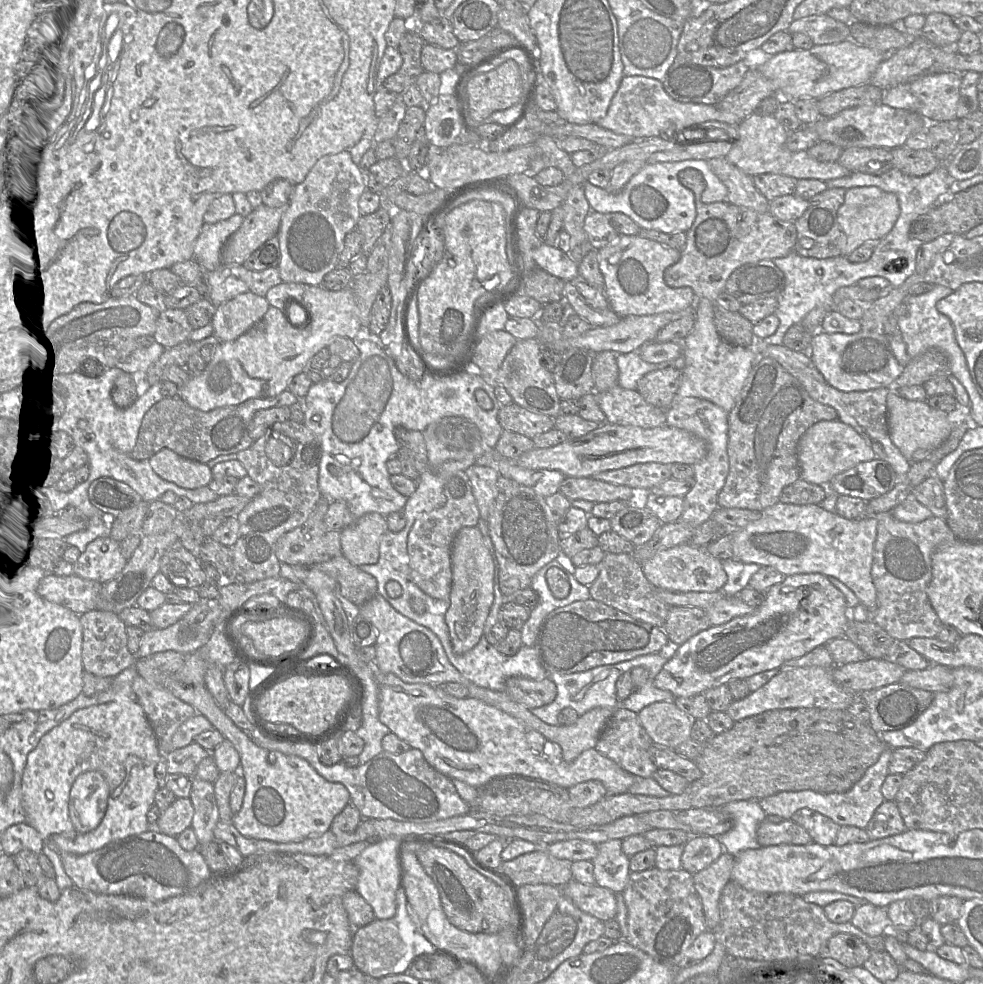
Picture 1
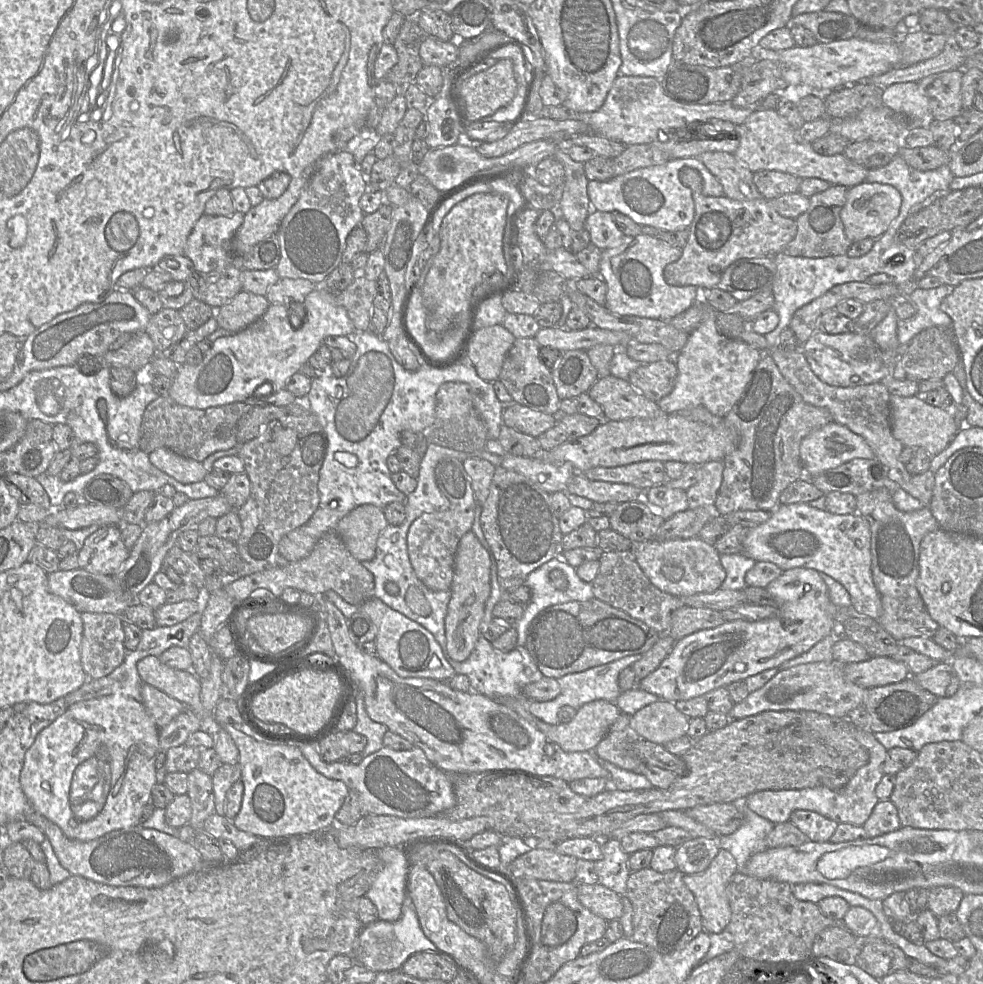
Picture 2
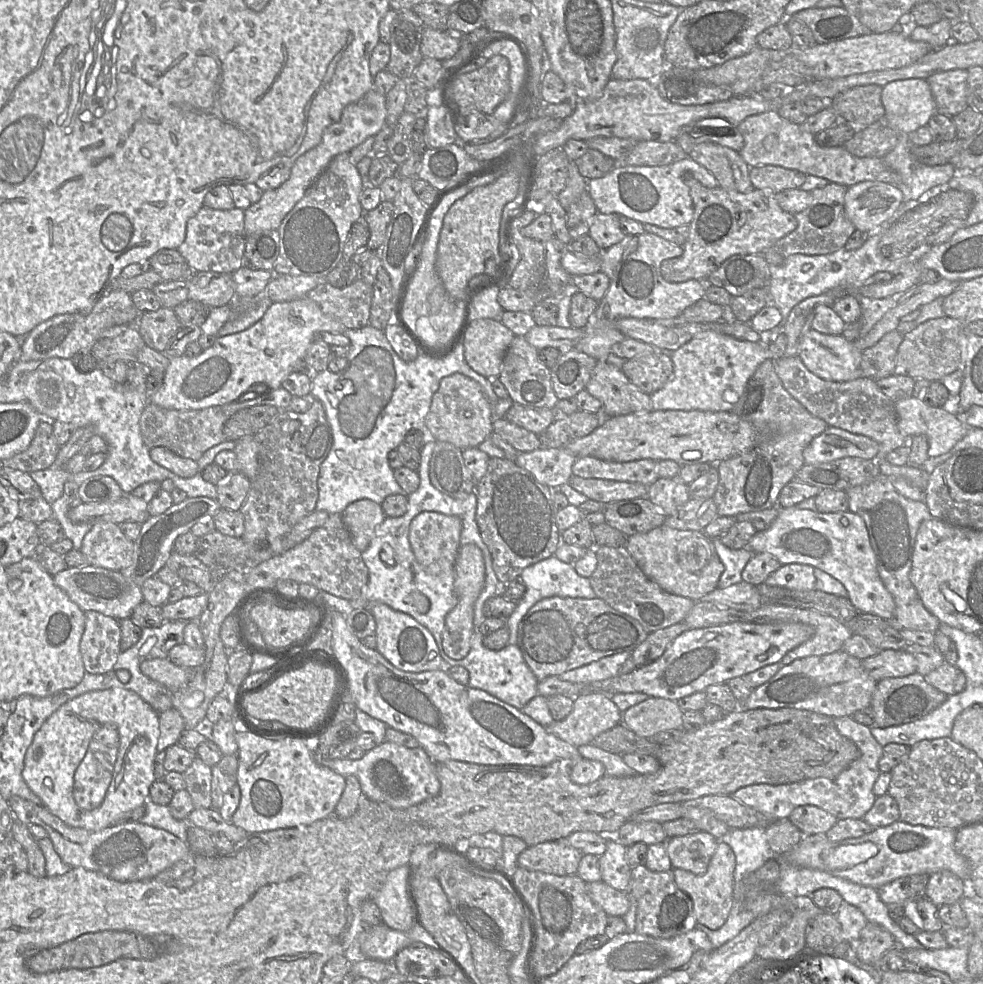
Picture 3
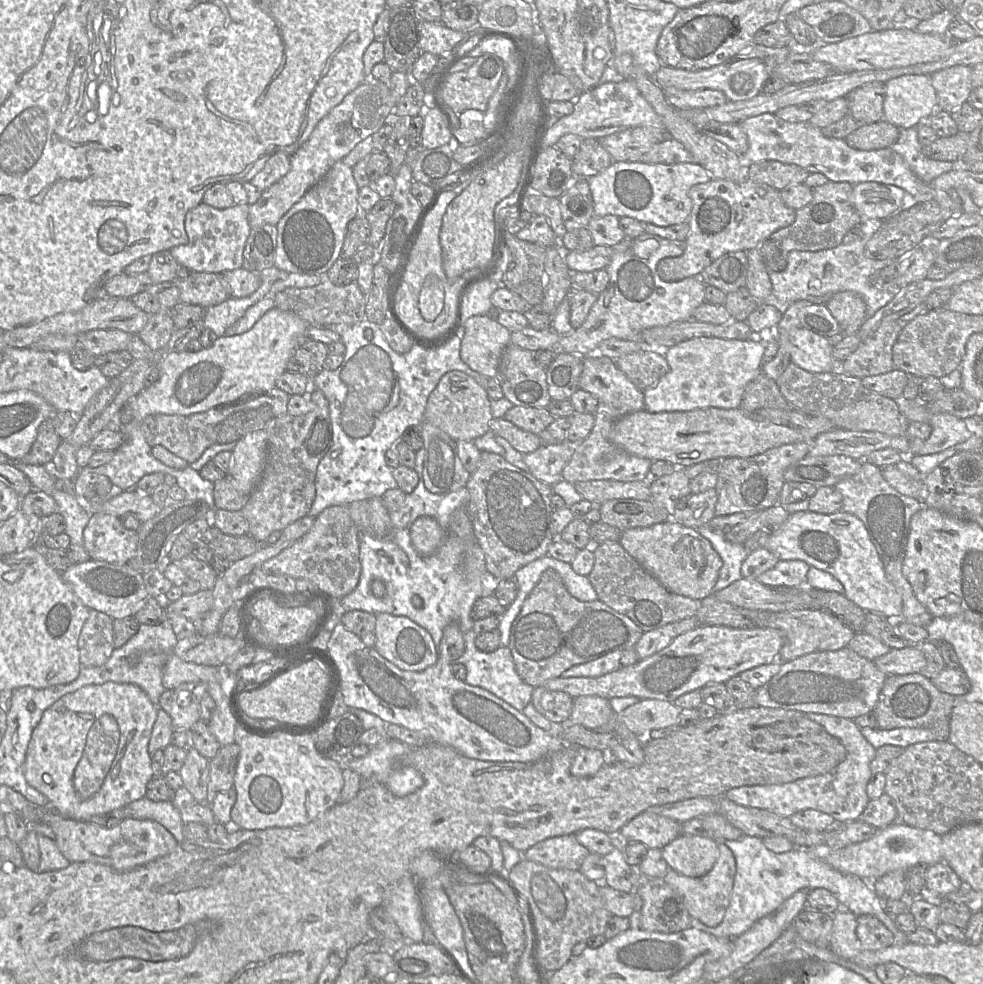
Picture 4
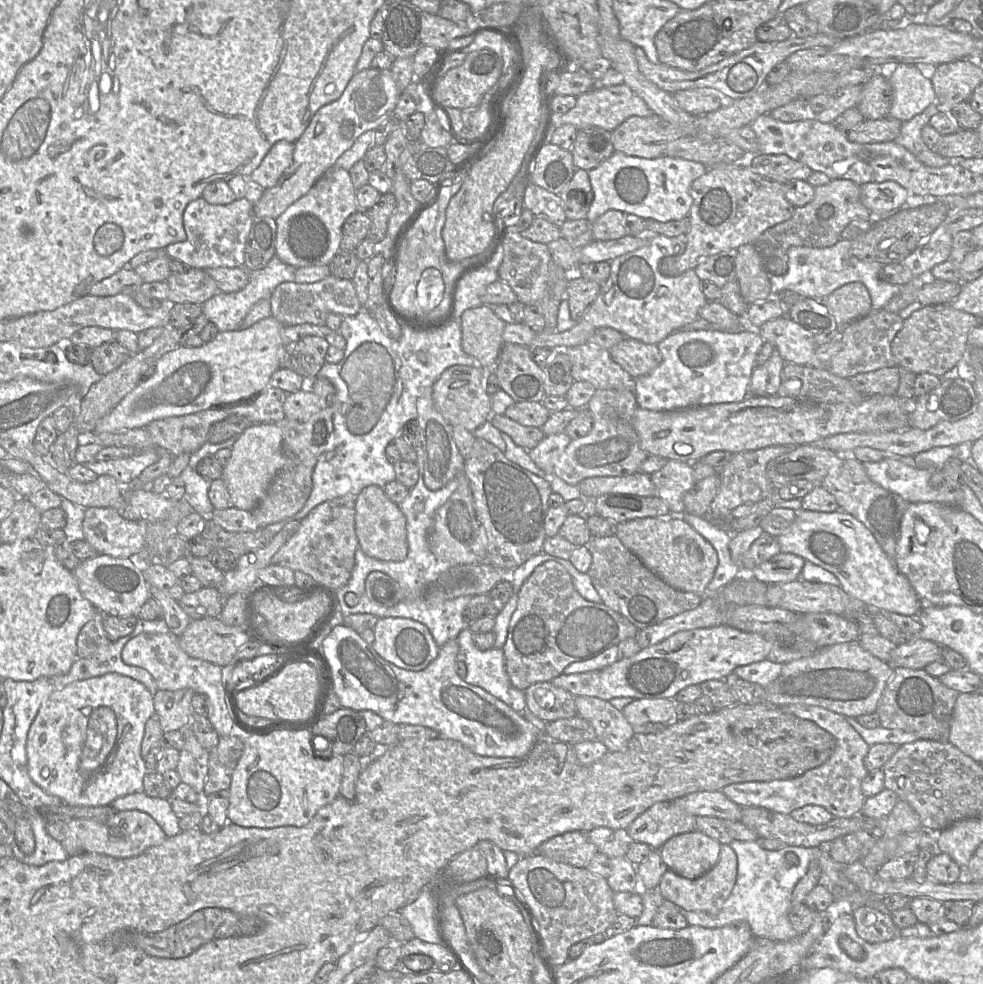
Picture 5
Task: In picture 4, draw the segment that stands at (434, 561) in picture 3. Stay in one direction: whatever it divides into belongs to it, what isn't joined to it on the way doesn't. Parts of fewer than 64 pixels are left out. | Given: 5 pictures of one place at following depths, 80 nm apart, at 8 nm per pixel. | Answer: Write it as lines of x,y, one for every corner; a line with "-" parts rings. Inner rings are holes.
430,516
418,517
410,528
412,544
421,556
430,556
435,553
444,543
447,534
447,530

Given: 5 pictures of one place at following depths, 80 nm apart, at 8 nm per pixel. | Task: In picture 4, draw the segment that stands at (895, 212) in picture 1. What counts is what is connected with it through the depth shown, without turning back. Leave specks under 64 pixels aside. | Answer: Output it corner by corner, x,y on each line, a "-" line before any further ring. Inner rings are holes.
862,182
853,185
852,204
862,222
885,220
901,205
905,194
895,185

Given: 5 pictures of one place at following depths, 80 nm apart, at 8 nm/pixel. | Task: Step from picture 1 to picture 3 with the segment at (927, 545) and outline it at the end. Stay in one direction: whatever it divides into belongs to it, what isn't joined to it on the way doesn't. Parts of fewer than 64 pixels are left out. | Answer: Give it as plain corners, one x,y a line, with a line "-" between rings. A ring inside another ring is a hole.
879,474
865,484
851,487
846,493
849,511
860,515
866,524
879,576
894,598
895,610
888,619
889,624
898,631
909,629
935,633
940,621
924,607
909,579
917,531
922,522
932,518
928,507
924,501
910,500
899,494
892,485
891,478
884,474

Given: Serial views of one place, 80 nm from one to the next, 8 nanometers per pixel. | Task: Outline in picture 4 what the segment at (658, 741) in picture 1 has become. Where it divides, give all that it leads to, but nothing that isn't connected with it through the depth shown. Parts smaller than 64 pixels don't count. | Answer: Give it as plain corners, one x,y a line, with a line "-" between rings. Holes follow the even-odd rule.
641,699
617,715
631,732
644,739
651,730
677,726
681,709
676,707
673,702

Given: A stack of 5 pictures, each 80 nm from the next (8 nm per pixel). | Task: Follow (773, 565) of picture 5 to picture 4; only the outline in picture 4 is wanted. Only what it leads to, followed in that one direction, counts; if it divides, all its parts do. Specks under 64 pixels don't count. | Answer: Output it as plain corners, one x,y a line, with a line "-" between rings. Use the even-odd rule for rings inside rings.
779,560
756,580
771,588
802,588
806,587
809,567
802,560

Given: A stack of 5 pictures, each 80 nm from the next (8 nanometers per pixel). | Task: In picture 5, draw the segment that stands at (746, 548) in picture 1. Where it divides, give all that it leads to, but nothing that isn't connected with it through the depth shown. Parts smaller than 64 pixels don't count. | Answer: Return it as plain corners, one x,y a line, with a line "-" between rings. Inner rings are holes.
842,510
795,512
796,518
791,527
777,536
780,552
801,556
833,573
840,587
850,596
864,602
869,608
868,612
880,610
905,616
918,615
923,608
923,601
861,521

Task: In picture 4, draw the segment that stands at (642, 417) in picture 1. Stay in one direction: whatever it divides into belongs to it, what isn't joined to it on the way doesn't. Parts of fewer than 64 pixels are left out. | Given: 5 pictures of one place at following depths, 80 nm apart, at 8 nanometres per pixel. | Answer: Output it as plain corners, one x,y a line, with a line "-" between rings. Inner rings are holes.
593,353
583,357
583,370
579,388
591,393
602,405
613,407
620,412
620,418
628,413
644,410
644,394
618,369
615,360

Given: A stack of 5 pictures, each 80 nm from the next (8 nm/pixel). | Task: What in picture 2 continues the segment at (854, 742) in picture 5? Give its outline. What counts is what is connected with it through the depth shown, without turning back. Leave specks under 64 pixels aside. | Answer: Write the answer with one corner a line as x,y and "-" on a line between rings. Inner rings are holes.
857,729
856,739
868,749
869,761
861,767
851,780
839,790
826,787
806,787
802,789
761,790
747,796
742,804
757,815
774,824
787,822
793,811
798,809
815,811
837,823
850,823
863,826
880,801
875,790
884,776
883,764
887,757
887,749
879,743
870,730

